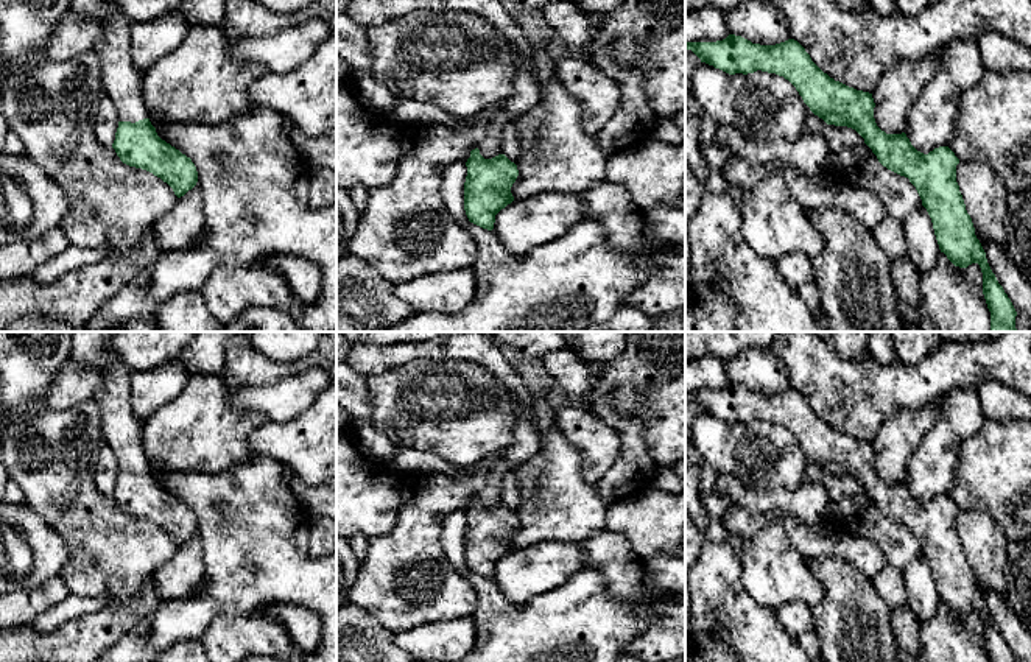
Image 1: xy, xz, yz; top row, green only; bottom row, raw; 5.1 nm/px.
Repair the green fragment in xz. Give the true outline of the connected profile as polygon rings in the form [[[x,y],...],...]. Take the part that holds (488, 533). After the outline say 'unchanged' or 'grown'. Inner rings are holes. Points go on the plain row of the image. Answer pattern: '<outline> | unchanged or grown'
[[[480,498],[470,500],[466,511],[464,559],[470,572],[492,579],[495,564],[514,550],[511,536],[519,525],[517,514],[505,503],[484,508]]] | unchanged

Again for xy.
[[[72,332],[72,358],[79,366],[100,371],[104,379],[93,400],[101,414],[103,441],[112,449],[118,461],[118,477],[112,497],[123,512],[153,522],[181,547],[196,534],[198,520],[192,508],[162,489],[150,470],[150,461],[143,452],[143,424],[135,419],[131,408],[131,371],[112,352],[109,346],[112,335],[114,332]]] | grown

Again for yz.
[[[729,383],[716,391],[685,391],[685,399],[691,399],[701,411],[729,424],[762,419],[783,425],[796,436],[810,460],[827,474],[855,478],[883,516],[908,526],[916,536],[922,555],[931,567],[941,601],[959,617],[980,614],[989,660],[1017,662],[975,584],[956,531],[959,508],[948,495],[939,495],[924,503],[911,494],[905,481],[886,483],[881,480],[874,467],[872,442],[830,427],[794,388],[776,394],[760,394]]] | unchanged

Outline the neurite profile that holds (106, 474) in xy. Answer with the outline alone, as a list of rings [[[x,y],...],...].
[[[103,442],[98,453],[95,472],[97,489],[104,495],[112,495],[117,477],[118,477],[118,461],[112,449],[106,442]]]

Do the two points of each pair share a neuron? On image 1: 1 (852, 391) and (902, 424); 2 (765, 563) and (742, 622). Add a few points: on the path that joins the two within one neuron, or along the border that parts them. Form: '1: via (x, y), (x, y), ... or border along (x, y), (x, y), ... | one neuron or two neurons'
1: border along (924, 405), (893, 410), (871, 441) | two neurons
2: border along (740, 563), (740, 583), (746, 592), (774, 611) | two neurons

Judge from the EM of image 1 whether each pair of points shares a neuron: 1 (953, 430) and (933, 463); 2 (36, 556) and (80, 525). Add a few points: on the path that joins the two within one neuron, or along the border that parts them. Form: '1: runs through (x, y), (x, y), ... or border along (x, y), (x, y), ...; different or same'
1: runs through (946, 438), (936, 455); same
2: border along (36, 511), (67, 547), (67, 561), (59, 573); different

